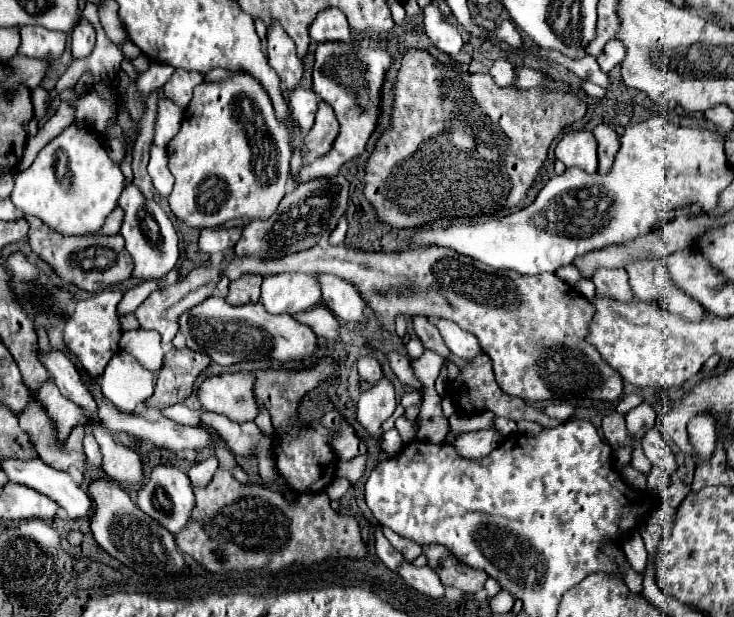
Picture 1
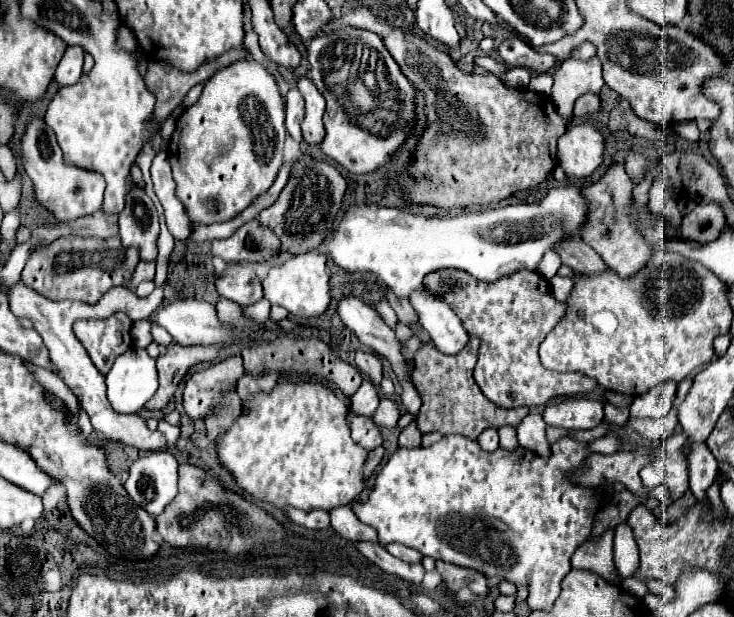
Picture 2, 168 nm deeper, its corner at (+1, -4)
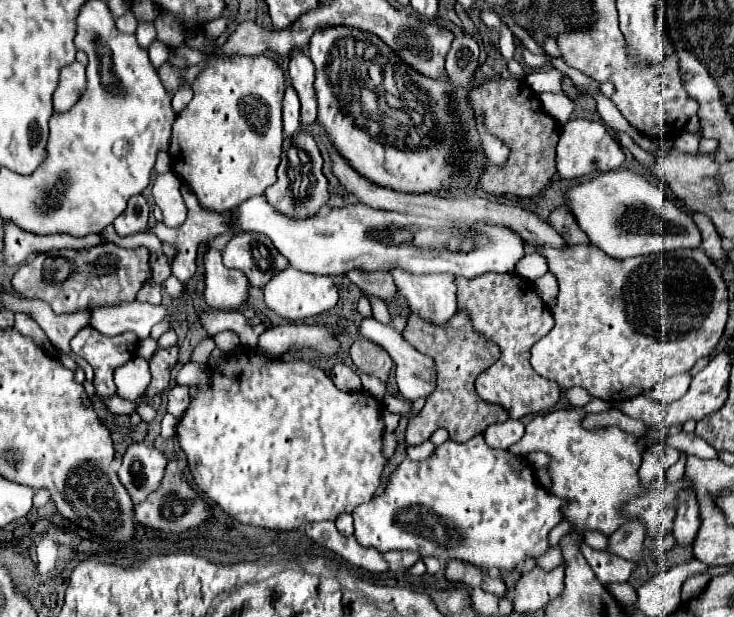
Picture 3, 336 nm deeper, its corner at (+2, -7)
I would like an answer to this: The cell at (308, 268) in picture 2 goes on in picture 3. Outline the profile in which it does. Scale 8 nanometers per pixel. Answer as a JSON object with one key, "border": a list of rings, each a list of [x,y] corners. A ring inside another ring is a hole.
{"border":[[[286,267],[284,271],[280,271],[280,275],[272,277],[266,283],[264,301],[280,317],[298,321],[298,319],[308,319],[332,309],[338,303],[338,287],[330,275],[312,275],[312,273],[298,271],[294,267]]]}

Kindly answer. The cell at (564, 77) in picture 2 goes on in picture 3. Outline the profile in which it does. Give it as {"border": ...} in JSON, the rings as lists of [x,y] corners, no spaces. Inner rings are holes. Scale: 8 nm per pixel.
{"border":[[[548,69],[548,71],[534,71],[526,77],[526,85],[536,93],[560,93],[562,91],[562,73],[558,69]]]}

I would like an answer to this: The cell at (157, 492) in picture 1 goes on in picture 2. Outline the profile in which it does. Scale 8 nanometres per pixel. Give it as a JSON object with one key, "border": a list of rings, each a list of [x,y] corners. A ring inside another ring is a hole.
{"border":[[[165,450],[153,452],[129,468],[125,490],[137,506],[145,508],[151,516],[159,516],[177,496],[177,470],[179,462],[173,454]]]}

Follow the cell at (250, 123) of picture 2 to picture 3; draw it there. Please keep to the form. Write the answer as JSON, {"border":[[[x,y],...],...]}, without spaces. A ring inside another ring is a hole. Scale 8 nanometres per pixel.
{"border":[[[194,31],[186,37],[186,45],[204,53],[204,71],[192,83],[194,97],[192,101],[178,113],[172,127],[172,143],[170,143],[170,159],[172,171],[190,187],[190,191],[200,199],[200,205],[208,211],[232,211],[242,201],[264,195],[264,191],[276,183],[276,167],[280,163],[280,147],[282,147],[282,123],[280,123],[280,103],[284,95],[284,71],[282,67],[266,55],[232,55],[220,57],[218,45],[204,31]]]}

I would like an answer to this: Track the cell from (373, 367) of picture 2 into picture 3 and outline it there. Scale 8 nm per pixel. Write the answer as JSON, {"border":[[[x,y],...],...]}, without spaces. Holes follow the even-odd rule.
{"border":[[[358,337],[354,341],[354,345],[350,347],[350,357],[362,373],[374,375],[382,383],[388,383],[388,373],[394,363],[392,363],[392,357],[380,345],[376,345],[364,337]]]}

